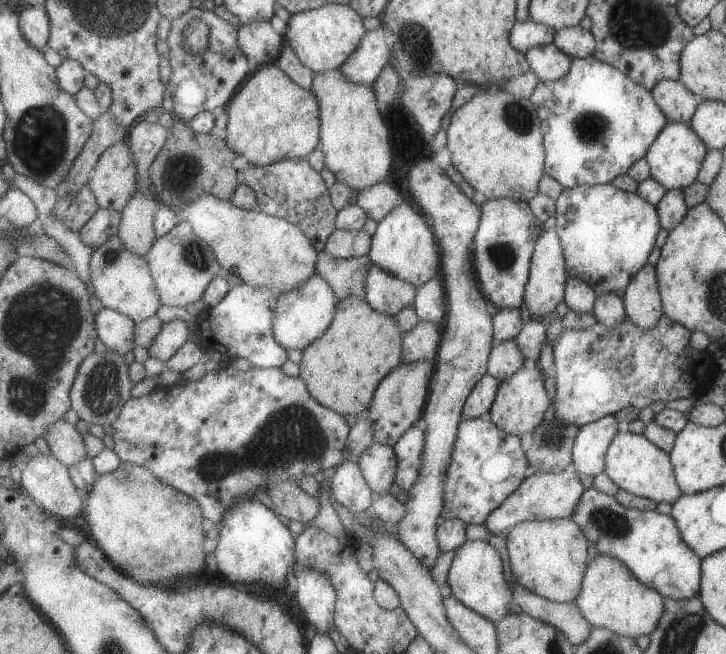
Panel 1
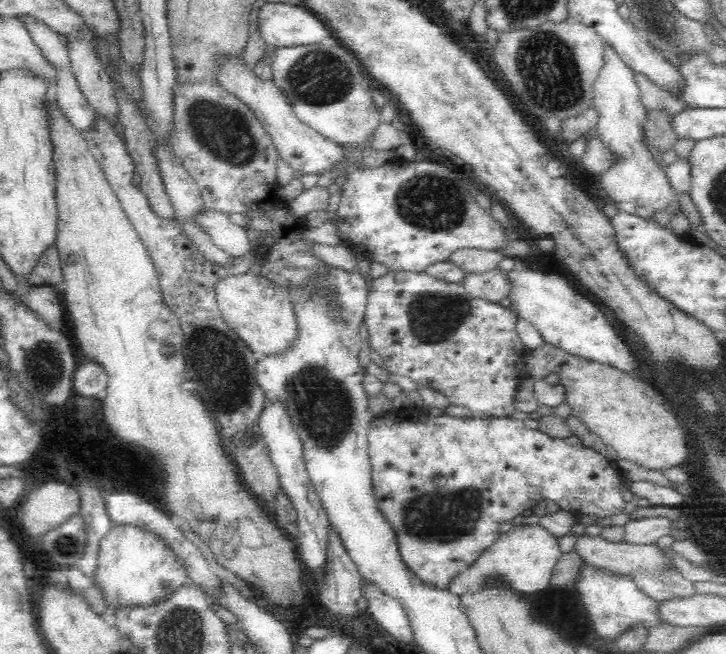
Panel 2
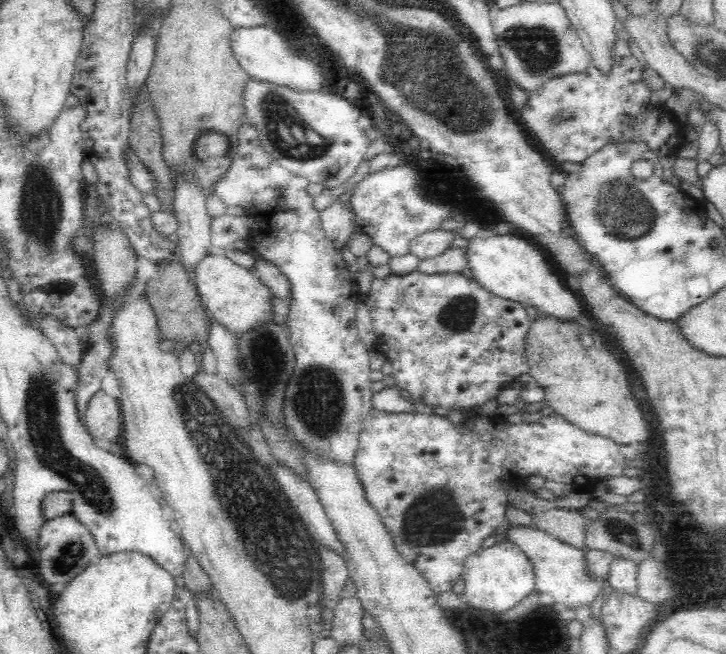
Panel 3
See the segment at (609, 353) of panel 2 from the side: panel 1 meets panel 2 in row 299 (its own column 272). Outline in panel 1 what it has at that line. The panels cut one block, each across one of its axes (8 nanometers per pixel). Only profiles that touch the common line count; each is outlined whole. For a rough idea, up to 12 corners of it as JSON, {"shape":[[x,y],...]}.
{"shape":[[239,498],[214,554],[236,586],[287,586],[297,539],[279,514]]}

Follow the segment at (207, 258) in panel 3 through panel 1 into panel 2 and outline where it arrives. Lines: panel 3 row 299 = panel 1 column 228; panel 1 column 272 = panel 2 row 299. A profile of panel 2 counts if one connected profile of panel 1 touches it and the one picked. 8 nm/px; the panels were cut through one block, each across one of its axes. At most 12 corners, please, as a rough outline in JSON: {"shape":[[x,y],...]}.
{"shape":[[255,272],[214,285],[229,330],[256,356],[296,336],[283,287]]}

